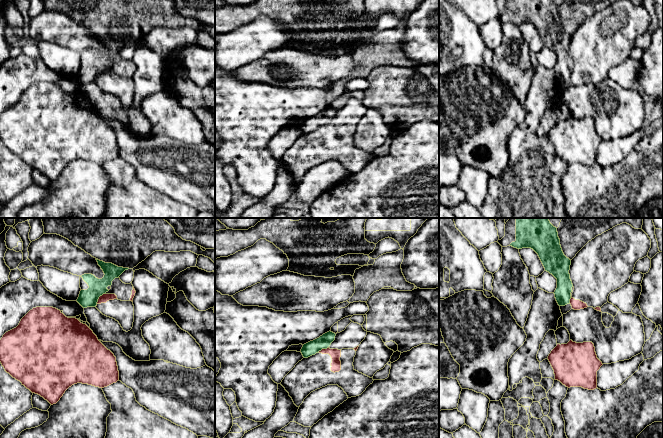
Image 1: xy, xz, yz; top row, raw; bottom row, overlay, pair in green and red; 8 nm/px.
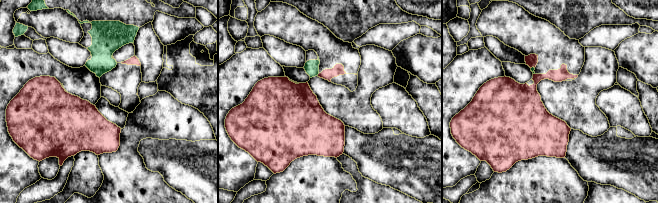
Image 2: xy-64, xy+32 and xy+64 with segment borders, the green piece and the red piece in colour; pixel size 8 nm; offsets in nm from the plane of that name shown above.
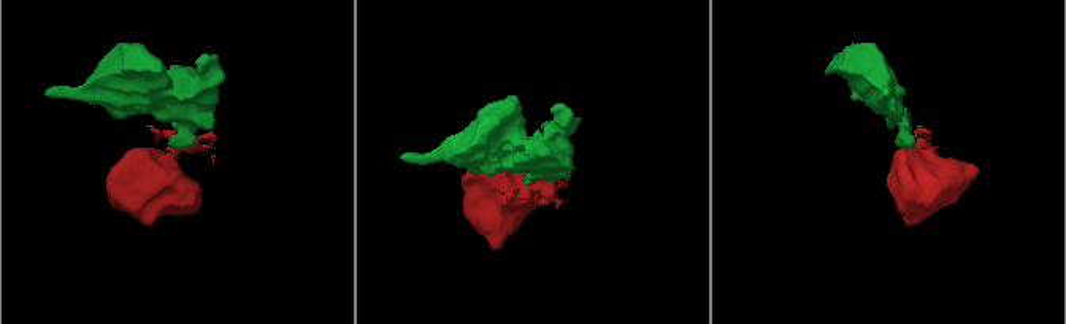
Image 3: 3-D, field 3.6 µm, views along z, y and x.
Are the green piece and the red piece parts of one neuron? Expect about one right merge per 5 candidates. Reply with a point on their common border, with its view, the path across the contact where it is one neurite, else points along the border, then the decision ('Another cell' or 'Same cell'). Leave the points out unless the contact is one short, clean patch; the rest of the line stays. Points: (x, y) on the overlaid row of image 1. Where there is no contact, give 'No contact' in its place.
Touches green at xy (98, 298). Boundary: xy (105, 293), (99, 297), (95, 305). Another cell

